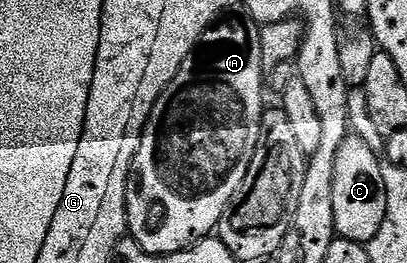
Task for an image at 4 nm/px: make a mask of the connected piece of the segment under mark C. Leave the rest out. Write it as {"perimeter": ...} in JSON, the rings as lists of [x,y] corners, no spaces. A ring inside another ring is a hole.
{"perimeter":[[[350,137],[339,145],[339,153],[335,157],[335,229],[342,239],[350,239],[356,243],[369,244],[379,233],[379,225],[383,225],[383,217],[387,217],[387,189],[381,172],[382,160],[361,139]]]}

